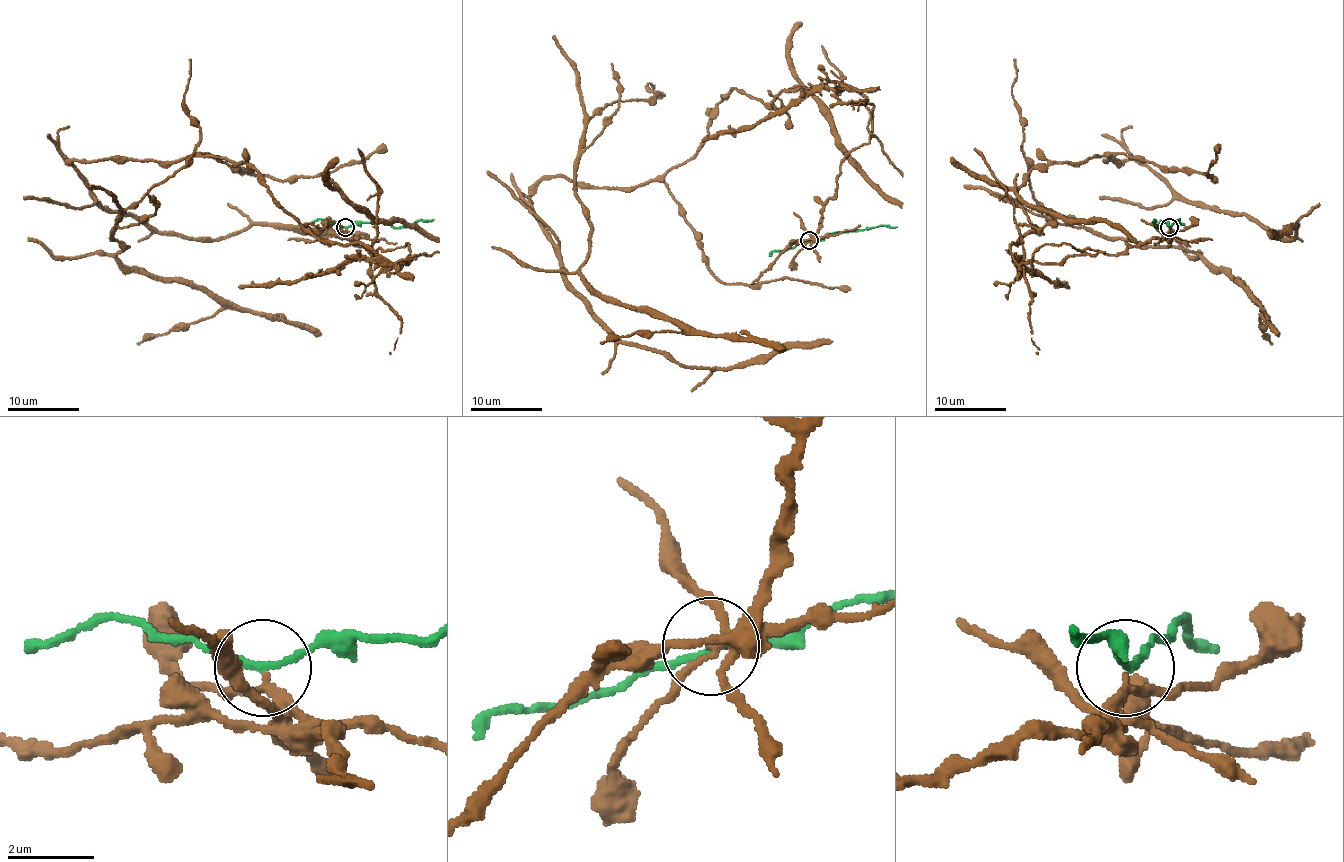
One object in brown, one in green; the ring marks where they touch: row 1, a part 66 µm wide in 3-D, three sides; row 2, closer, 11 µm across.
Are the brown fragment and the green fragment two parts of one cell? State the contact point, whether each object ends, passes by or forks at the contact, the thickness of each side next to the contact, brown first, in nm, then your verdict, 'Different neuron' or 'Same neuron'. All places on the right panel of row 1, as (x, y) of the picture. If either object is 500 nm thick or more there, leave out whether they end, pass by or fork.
Place: (1169, 227). At the ring brown passes by. At the ring green passes by. Thickness 160 nm (brown) against 140 nm. Different neuron

